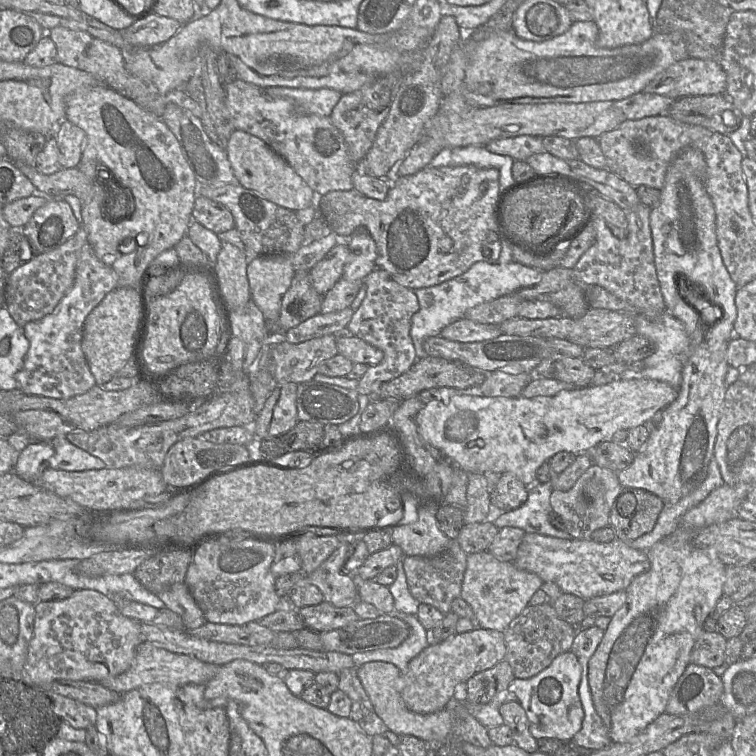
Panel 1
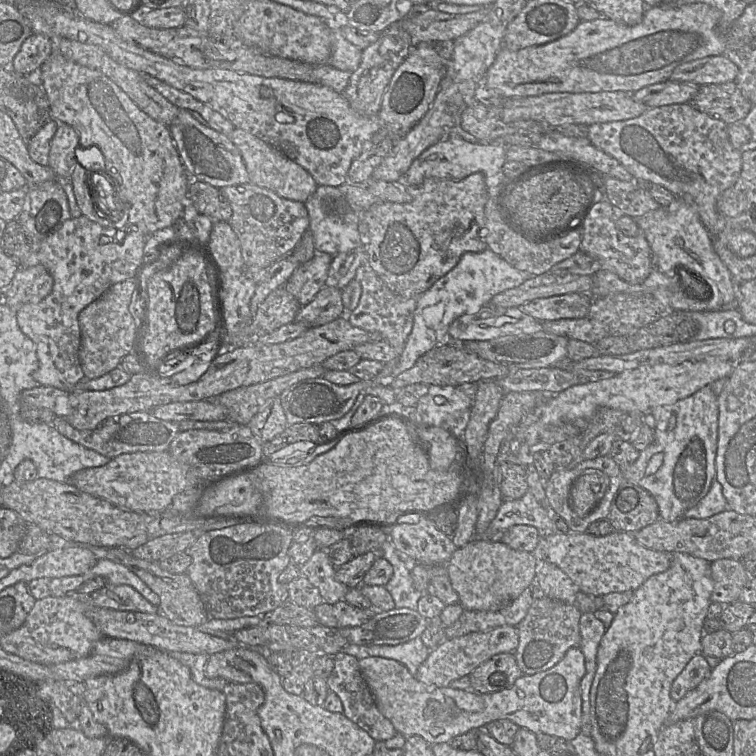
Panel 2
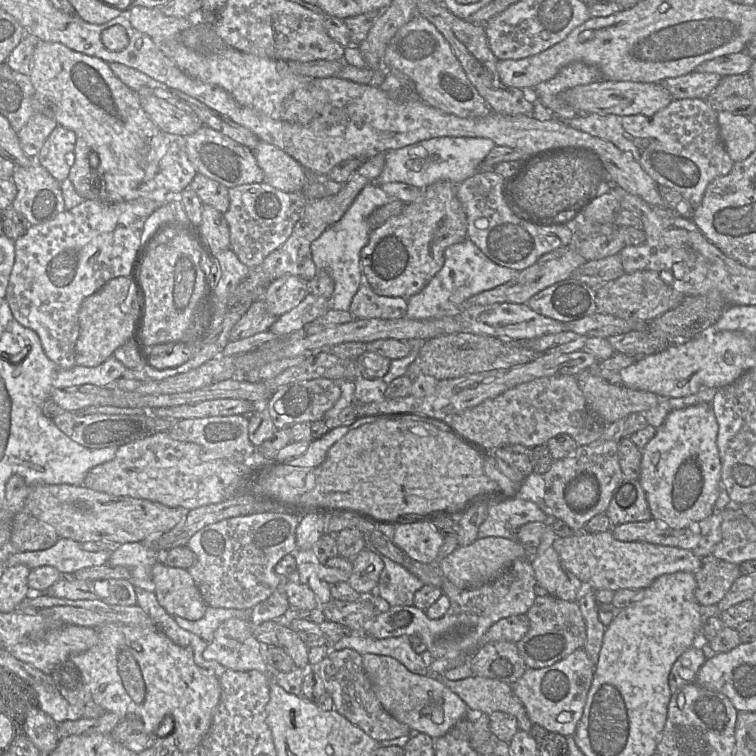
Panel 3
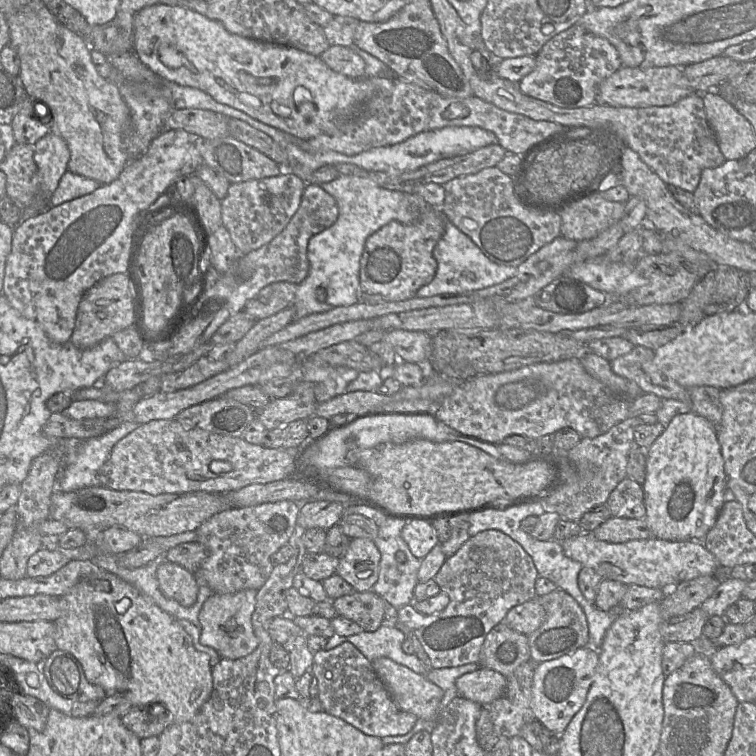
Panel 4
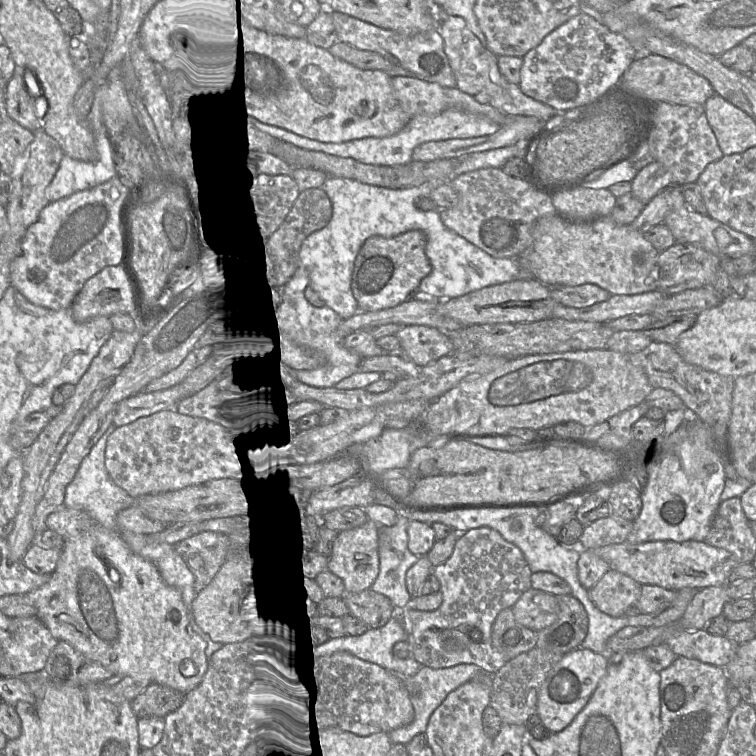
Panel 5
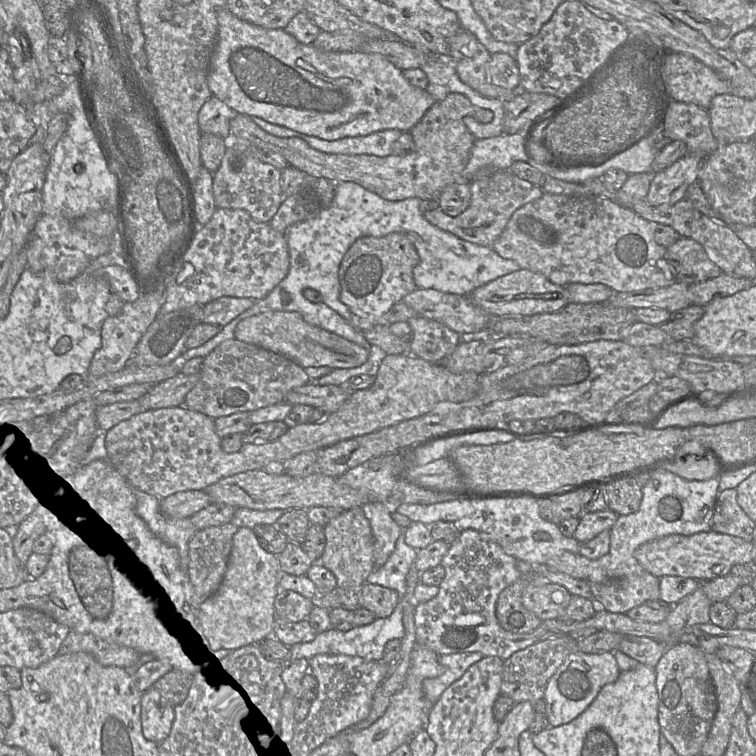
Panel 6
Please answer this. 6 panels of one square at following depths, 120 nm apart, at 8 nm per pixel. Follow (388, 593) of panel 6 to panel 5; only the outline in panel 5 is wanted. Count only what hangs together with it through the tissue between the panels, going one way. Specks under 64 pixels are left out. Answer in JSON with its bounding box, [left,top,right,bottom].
[342,588,394,628]

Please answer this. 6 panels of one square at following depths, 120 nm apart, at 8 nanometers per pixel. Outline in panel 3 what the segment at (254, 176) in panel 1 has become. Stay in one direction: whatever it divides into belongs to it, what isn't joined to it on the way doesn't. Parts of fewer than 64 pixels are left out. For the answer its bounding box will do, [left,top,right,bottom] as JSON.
[253,141,307,193]

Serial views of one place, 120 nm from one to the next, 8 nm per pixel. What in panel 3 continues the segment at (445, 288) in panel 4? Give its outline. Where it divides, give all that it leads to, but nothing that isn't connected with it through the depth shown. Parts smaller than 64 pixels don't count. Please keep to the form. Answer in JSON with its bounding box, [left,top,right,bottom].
[406,238,519,320]

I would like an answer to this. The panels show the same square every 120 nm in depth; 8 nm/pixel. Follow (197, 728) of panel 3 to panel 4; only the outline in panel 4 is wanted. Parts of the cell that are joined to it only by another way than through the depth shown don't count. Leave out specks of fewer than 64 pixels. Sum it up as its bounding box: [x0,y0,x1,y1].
[54,576,213,723]

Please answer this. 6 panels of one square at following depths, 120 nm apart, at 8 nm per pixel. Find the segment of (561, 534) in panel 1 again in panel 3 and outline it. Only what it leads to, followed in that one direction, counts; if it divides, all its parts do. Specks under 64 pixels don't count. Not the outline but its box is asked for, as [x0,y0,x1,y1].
[478,495,548,540]

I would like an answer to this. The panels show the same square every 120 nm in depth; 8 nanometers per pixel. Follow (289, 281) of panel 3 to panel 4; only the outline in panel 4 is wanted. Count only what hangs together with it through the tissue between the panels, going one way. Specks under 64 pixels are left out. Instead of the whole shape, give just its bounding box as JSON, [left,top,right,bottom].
[242,281,296,321]

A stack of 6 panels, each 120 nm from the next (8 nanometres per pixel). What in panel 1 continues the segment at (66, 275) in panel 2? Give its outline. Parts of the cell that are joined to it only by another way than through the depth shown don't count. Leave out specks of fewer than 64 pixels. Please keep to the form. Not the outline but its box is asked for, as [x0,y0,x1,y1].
[15,242,118,399]

